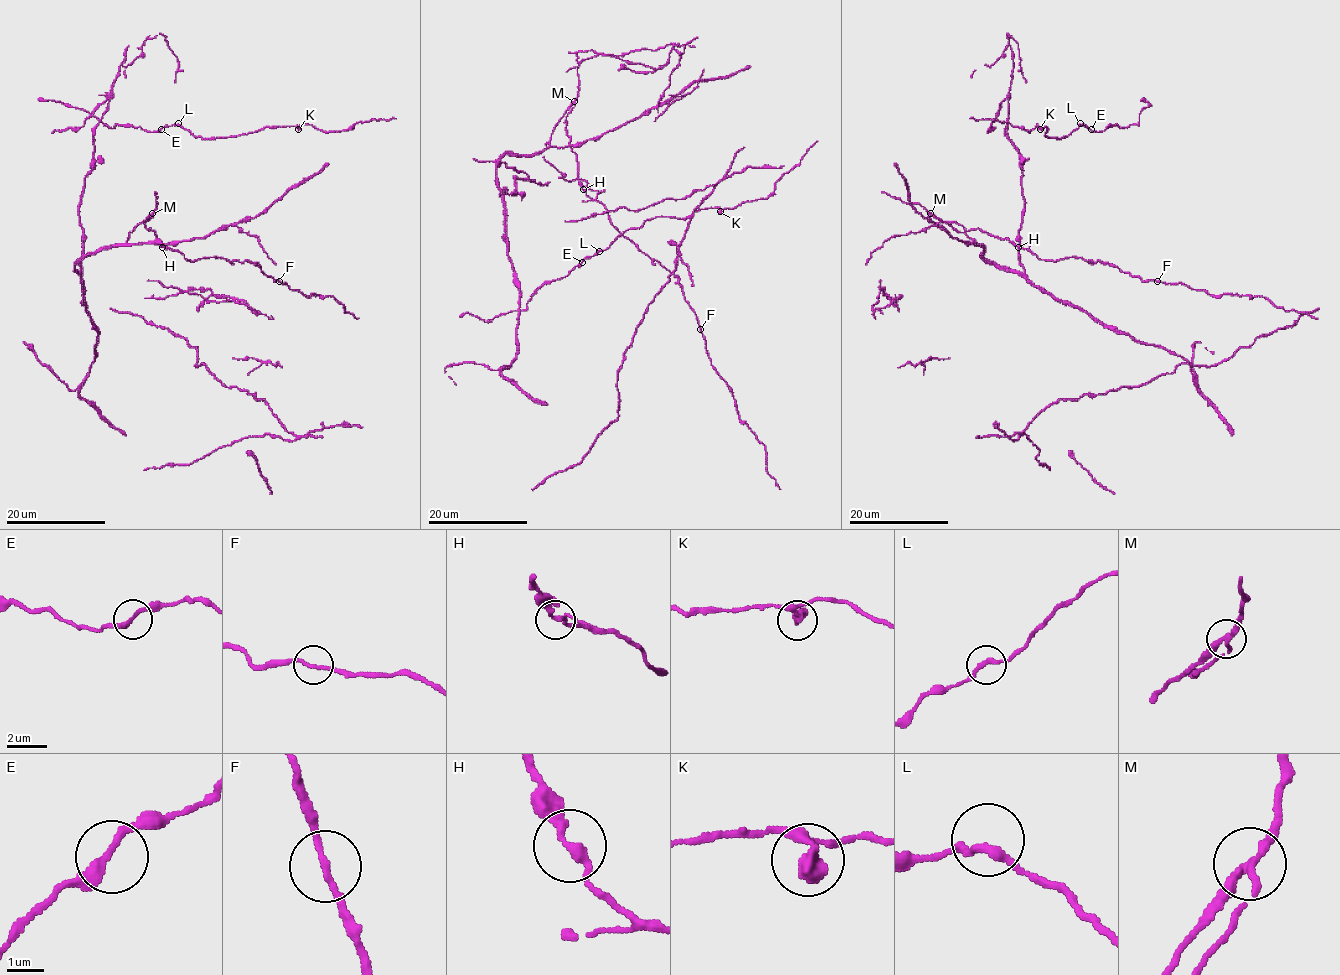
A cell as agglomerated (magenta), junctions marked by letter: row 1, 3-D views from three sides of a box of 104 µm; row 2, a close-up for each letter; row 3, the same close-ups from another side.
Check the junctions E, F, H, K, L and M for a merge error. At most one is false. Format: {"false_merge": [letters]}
{"false_merge": ["M"]}

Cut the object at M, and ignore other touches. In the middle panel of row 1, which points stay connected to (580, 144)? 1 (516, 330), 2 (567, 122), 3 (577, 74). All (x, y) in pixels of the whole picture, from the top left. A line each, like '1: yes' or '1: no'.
1: yes
2: no
3: no

